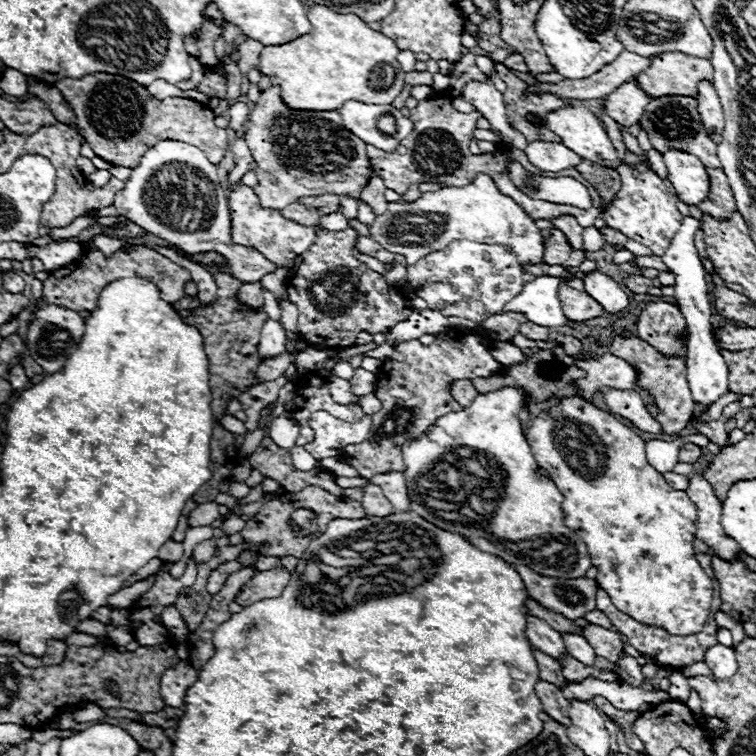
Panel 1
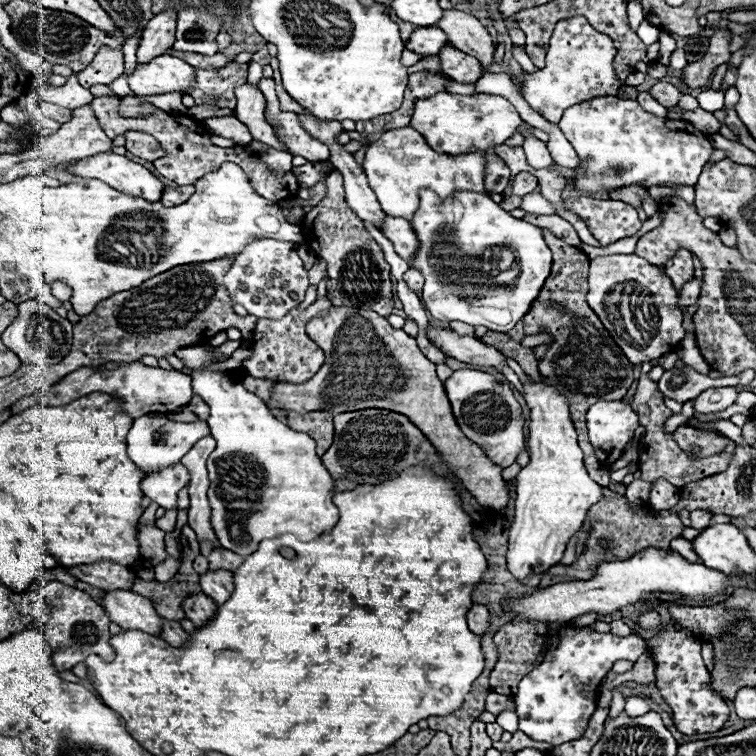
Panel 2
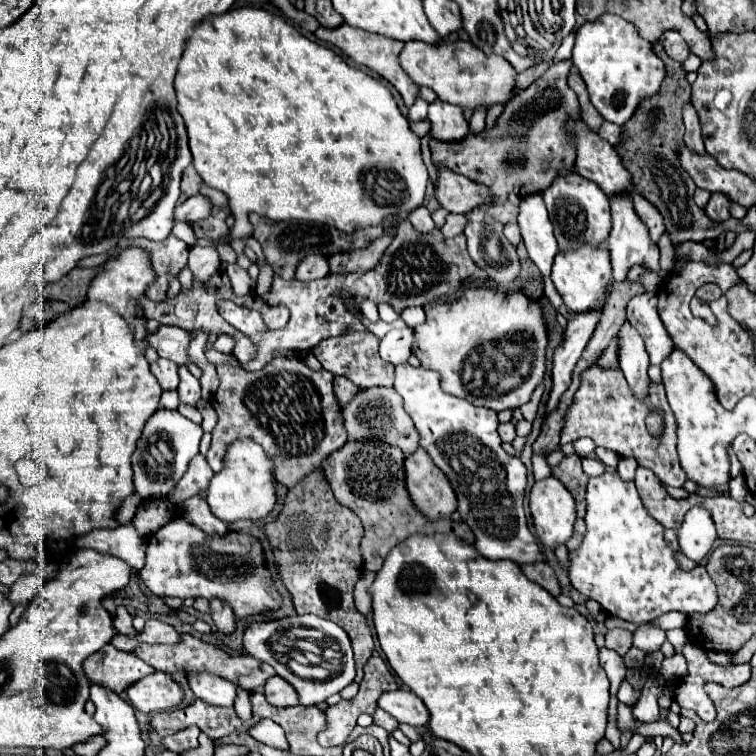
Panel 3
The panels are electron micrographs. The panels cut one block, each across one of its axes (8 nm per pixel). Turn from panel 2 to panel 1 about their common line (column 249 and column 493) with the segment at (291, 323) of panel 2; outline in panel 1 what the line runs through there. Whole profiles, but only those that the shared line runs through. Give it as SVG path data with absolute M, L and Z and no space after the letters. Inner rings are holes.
M450 328L442 334L436 336L436 342L430 346L420 344L418 340L410 340L410 342L402 342L398 346L394 346L394 354L390 358L386 358L382 362L382 368L378 372L378 384L376 384L376 398L382 402L382 410L376 412L372 416L372 430L368 440L364 440L362 444L350 444L344 452L342 458L346 464L354 466L362 478L370 478L382 472L404 472L404 460L402 460L402 444L406 442L406 438L418 438L422 436L430 424L434 424L434 420L438 420L440 416L444 416L446 412L460 412L463 407L450 396L448 392L448 384L452 380L460 380L460 378L486 378L492 376L500 370L500 362L496 362L488 350L488 346L480 344L478 338L468 332L468 330L460 330L460 328Z

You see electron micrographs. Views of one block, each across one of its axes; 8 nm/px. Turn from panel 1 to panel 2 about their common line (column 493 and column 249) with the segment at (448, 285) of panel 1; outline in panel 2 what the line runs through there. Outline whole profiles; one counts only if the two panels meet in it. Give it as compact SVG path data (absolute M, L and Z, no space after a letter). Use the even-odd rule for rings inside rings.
M260 238L248 244L234 258L232 268L224 276L224 286L232 302L242 304L250 316L280 320L304 300L304 292L310 284L308 272L298 256L298 246L294 242Z

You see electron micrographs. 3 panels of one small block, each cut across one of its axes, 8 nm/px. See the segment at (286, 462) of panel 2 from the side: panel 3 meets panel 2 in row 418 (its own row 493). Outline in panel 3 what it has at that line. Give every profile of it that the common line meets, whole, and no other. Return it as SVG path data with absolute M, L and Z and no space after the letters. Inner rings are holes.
M240 438L228 446L224 456L224 466L218 474L214 474L208 486L208 506L210 510L224 522L236 520L264 520L276 506L278 492L276 492L276 478L274 478L274 464L270 462L268 454L258 446L252 438Z

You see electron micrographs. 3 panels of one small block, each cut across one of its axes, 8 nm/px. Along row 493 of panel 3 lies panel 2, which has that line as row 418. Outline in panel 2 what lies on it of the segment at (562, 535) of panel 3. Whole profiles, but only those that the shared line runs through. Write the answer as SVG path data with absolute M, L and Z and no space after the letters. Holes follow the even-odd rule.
M528 378L524 390L526 404L530 406L530 464L516 476L516 516L510 526L506 556L508 570L516 578L546 572L550 564L558 564L566 550L566 542L582 526L588 508L604 498L604 488L588 476L582 464L582 450L576 442L566 398L546 386L546 380L534 382Z

